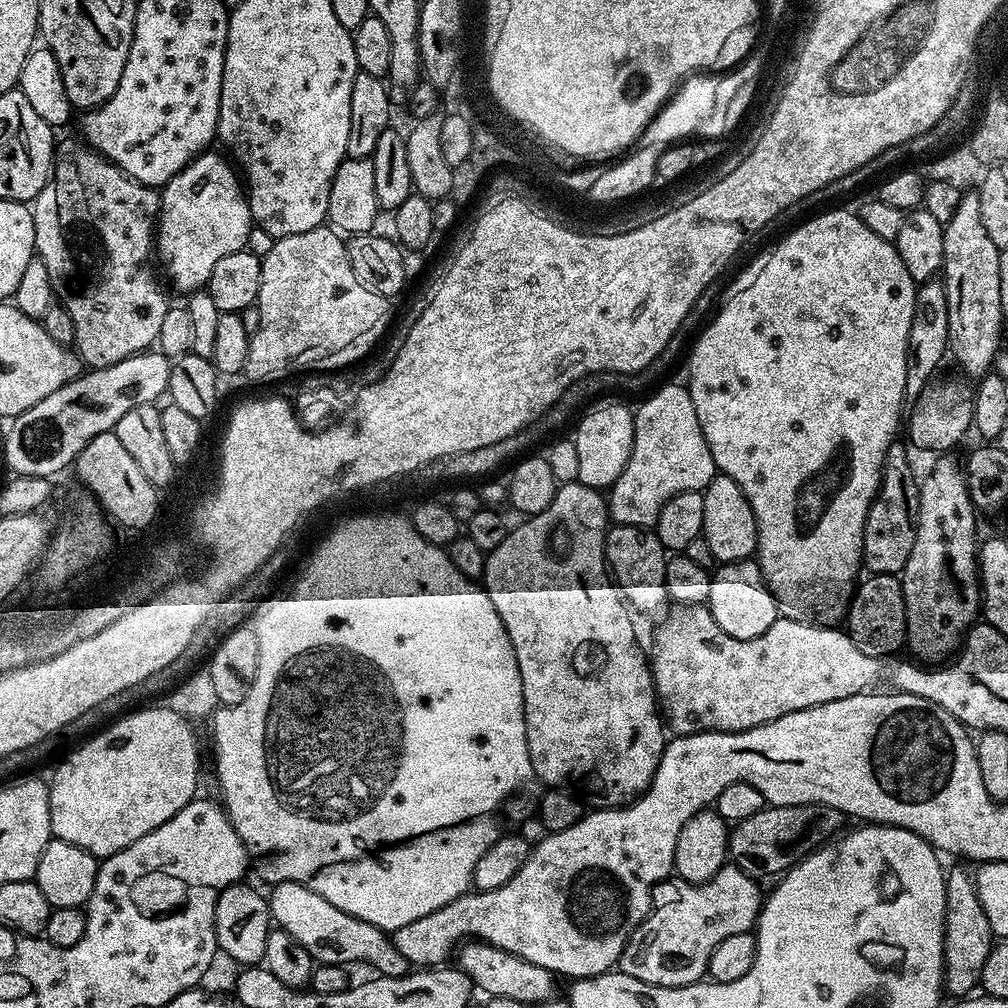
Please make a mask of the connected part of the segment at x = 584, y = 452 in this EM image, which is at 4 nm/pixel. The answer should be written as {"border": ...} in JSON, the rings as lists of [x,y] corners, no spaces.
{"border":[[[600,402],[589,407],[579,417],[580,425],[578,420],[574,433],[578,446],[578,481],[601,490],[611,489],[612,483],[620,477],[622,470],[626,470],[626,462],[630,458],[630,450],[634,442],[633,409],[631,407],[628,409],[624,404],[608,403],[612,402]]]}

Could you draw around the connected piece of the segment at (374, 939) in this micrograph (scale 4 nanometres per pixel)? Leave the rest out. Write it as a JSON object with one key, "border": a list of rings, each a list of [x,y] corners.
{"border":[[[282,882],[271,889],[272,896],[267,897],[268,910],[275,927],[290,934],[298,946],[302,946],[312,955],[313,961],[320,964],[338,964],[353,966],[359,960],[365,960],[370,967],[382,976],[404,976],[410,971],[406,957],[396,948],[396,941],[389,933],[380,928],[362,922],[338,906],[330,906],[322,894],[314,894],[305,884]]]}

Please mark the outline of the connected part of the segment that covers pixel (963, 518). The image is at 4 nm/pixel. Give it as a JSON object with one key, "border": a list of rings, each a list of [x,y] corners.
{"border":[[[952,454],[941,455],[937,460],[940,461],[929,470],[928,477],[920,480],[914,550],[910,550],[910,558],[906,561],[902,573],[906,602],[906,630],[908,631],[906,648],[907,651],[912,651],[917,656],[913,657],[920,662],[944,659],[947,661],[957,651],[958,638],[963,637],[968,629],[977,623],[982,612],[978,579],[978,539],[976,540],[978,509],[972,503],[968,478],[961,461],[959,464]]]}

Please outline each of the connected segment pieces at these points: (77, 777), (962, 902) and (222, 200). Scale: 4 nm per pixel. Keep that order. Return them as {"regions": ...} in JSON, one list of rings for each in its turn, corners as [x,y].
{"regions":[[[[168,706],[140,711],[125,714],[109,723],[105,732],[97,731],[87,742],[69,751],[64,761],[61,759],[55,765],[56,773],[50,779],[48,789],[50,826],[55,839],[74,842],[74,846],[82,846],[82,850],[91,856],[107,858],[158,830],[158,826],[174,818],[174,814],[178,814],[178,810],[182,810],[197,795],[200,748],[188,725],[191,723]]],[[[948,868],[944,878],[946,906],[944,907],[944,983],[952,998],[964,998],[980,983],[982,966],[994,947],[990,922],[986,922],[986,910],[978,902],[976,878],[964,868]]],[[[205,150],[195,156],[182,171],[170,178],[170,182],[165,184],[160,192],[160,215],[156,225],[154,248],[158,253],[158,260],[160,256],[164,263],[173,286],[184,292],[183,294],[201,291],[207,285],[210,274],[214,274],[214,266],[218,266],[218,262],[222,262],[226,254],[245,251],[248,247],[248,235],[254,227],[246,188],[237,169],[230,163],[227,155],[219,156],[212,151]]]]}

